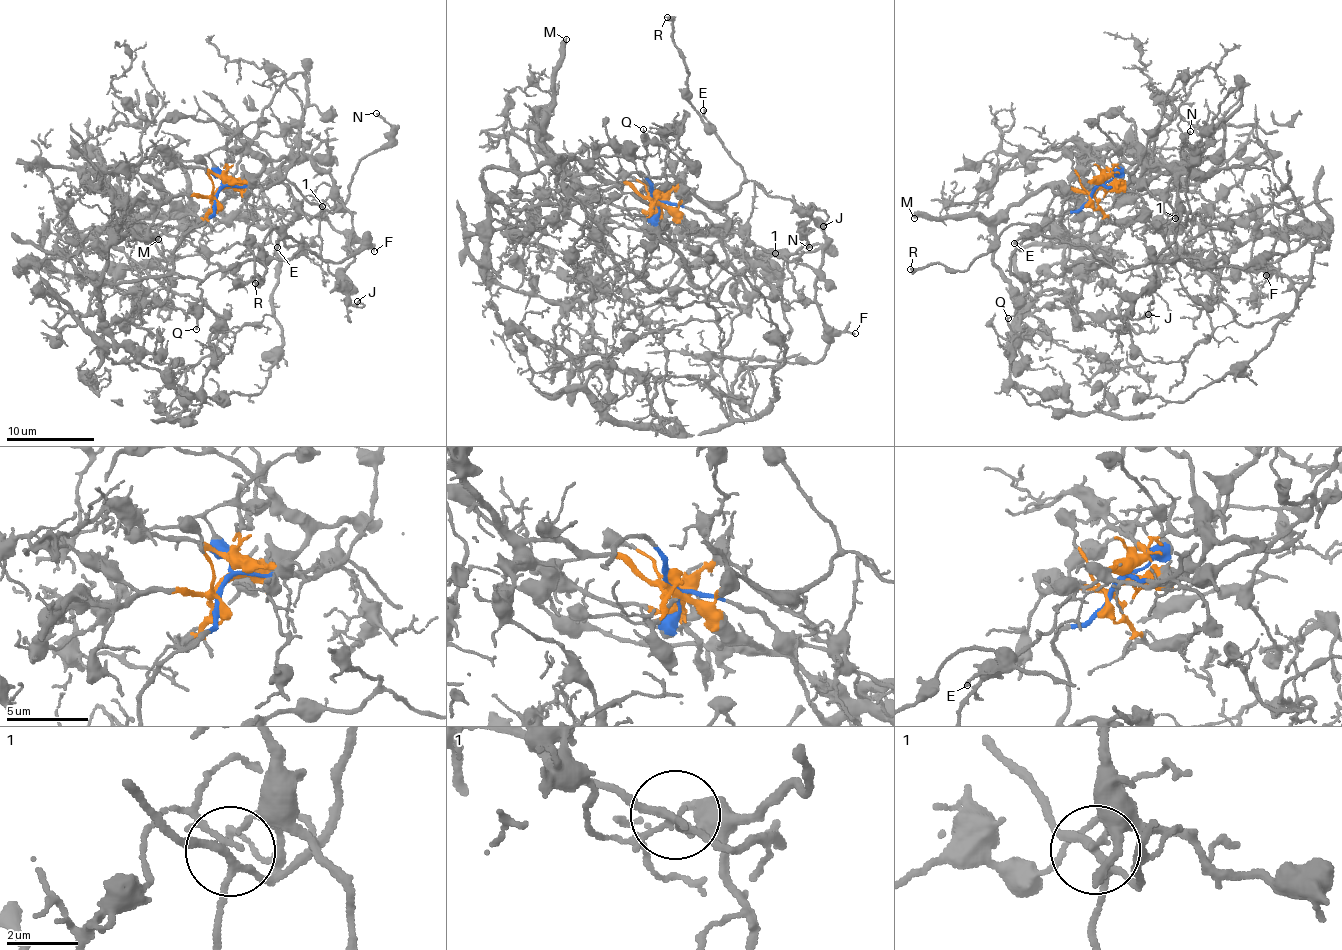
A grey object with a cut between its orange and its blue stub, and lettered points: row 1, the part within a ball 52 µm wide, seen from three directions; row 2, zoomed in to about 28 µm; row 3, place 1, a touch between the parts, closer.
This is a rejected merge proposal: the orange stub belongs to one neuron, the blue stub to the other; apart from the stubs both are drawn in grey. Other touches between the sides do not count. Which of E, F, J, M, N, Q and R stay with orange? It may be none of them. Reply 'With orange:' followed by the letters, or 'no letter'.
With orange: J, M

